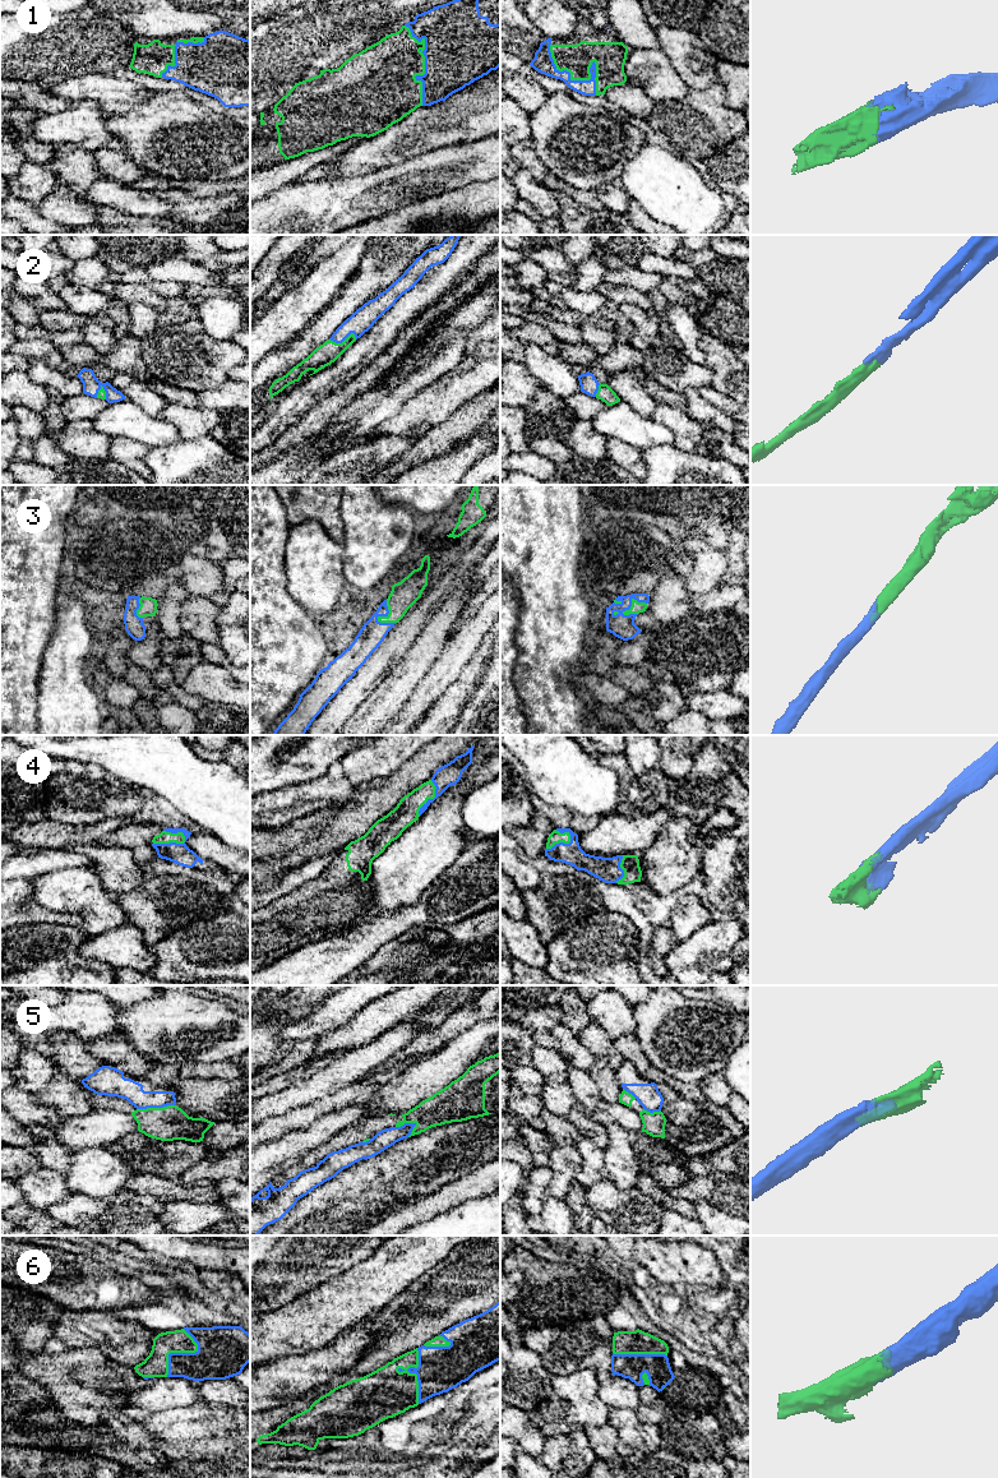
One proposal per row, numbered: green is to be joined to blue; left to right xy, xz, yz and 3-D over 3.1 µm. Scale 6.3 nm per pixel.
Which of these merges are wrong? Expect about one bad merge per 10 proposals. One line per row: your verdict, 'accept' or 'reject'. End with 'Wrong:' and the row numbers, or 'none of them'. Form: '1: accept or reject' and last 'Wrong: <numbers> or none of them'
1: accept
2: accept
3: accept
4: accept
5: reject
6: accept
Wrong: 5

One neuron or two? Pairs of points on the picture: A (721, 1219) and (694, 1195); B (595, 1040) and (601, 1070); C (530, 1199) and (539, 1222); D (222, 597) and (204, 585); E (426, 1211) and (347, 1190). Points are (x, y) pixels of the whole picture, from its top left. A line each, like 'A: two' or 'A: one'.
A: two
B: two
C: two
D: two
E: two

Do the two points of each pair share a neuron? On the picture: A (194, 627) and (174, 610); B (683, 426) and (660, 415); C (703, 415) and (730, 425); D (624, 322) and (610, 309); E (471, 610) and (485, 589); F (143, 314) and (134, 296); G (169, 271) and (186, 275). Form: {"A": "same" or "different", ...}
{"A": "different", "B": "same", "C": "same", "D": "same", "E": "same", "F": "different", "G": "same"}

